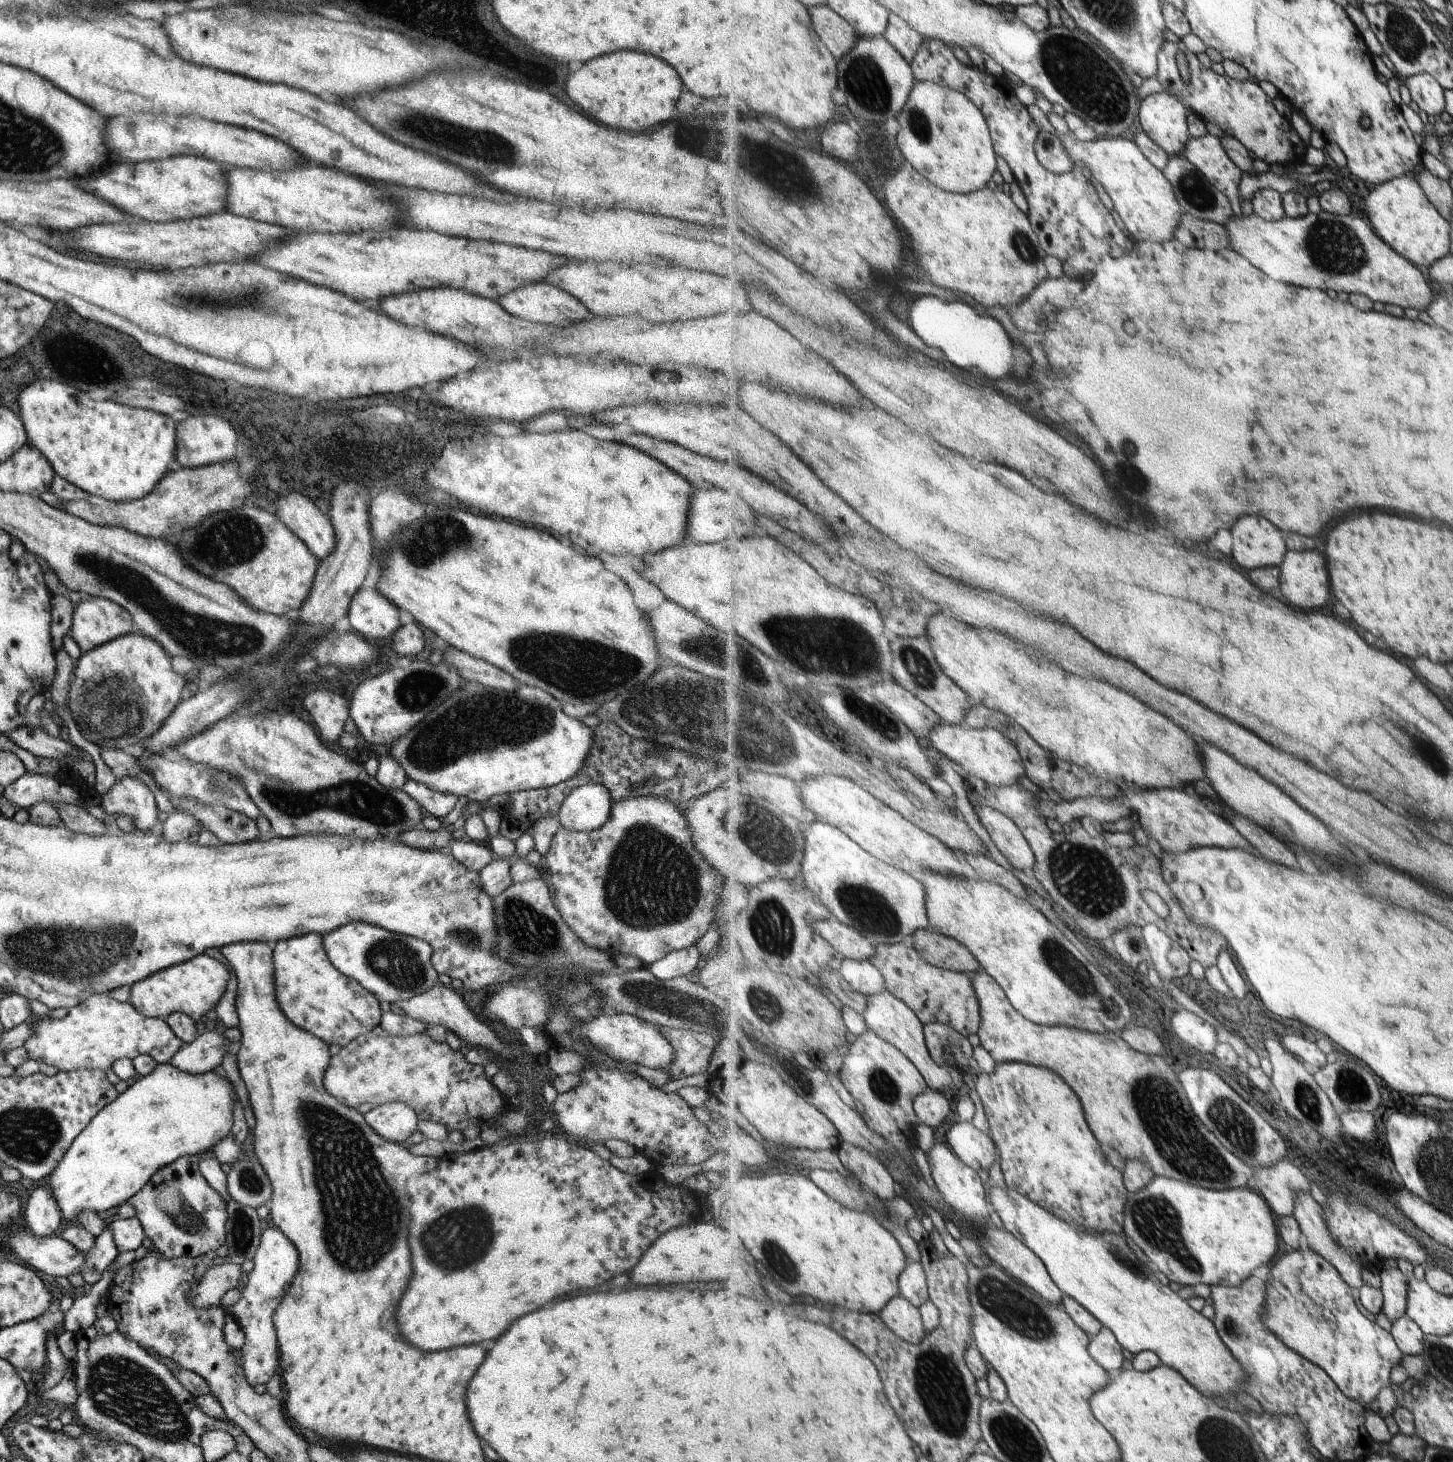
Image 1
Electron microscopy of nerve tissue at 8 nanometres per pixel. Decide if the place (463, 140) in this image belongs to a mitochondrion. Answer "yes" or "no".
yes

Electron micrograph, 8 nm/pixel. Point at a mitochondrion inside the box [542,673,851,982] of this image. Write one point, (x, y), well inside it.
(651, 881)

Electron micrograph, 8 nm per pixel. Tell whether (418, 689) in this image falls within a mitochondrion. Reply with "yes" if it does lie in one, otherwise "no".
yes

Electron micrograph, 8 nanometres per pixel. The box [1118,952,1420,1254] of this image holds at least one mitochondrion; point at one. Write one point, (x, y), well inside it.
(1158, 1104)

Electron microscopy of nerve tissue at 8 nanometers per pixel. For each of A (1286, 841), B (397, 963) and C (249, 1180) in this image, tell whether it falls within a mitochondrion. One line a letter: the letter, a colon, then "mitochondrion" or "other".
A: other
B: mitochondrion
C: mitochondrion

